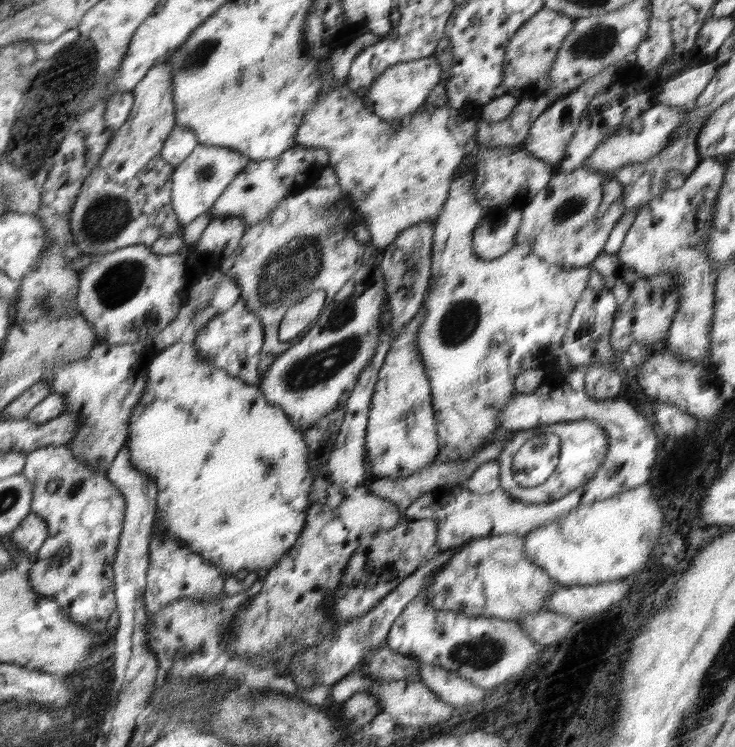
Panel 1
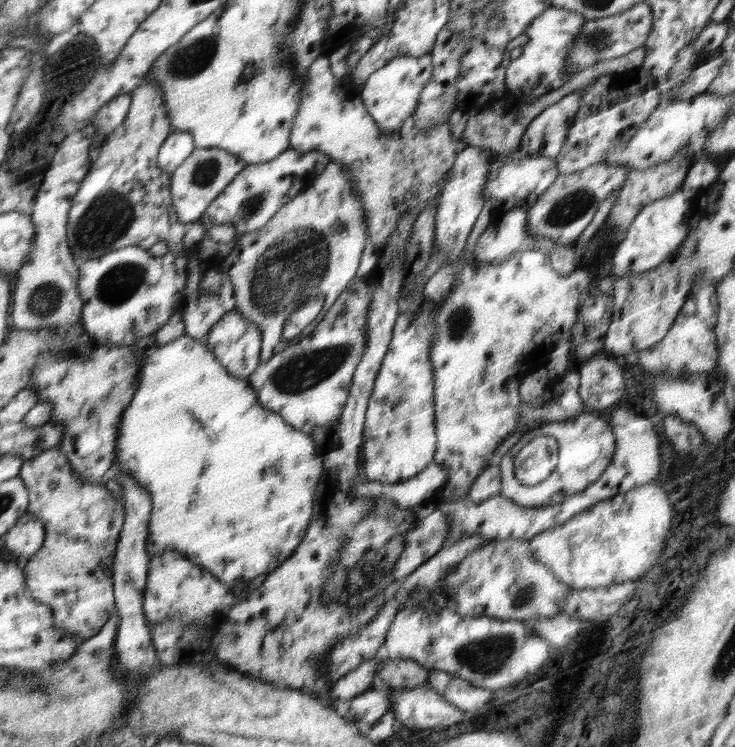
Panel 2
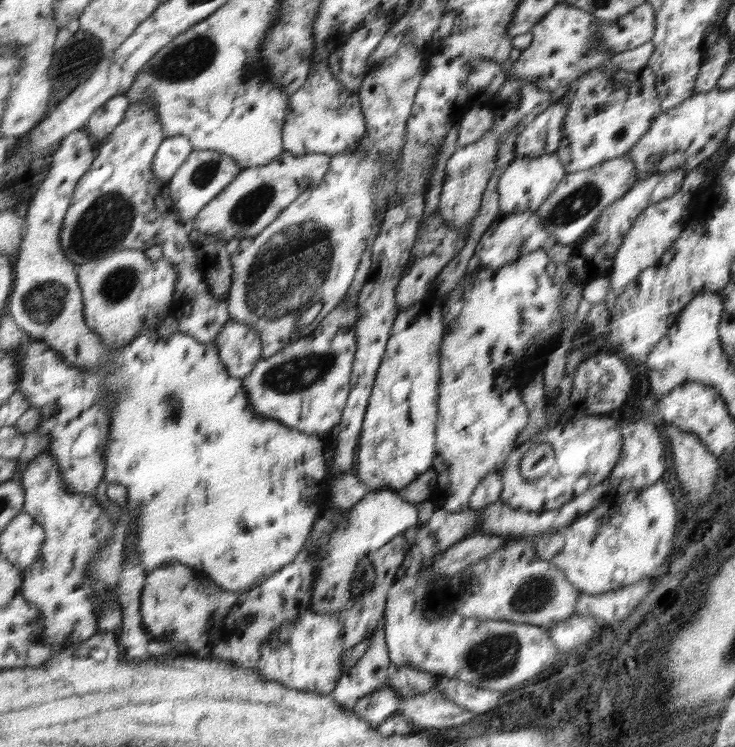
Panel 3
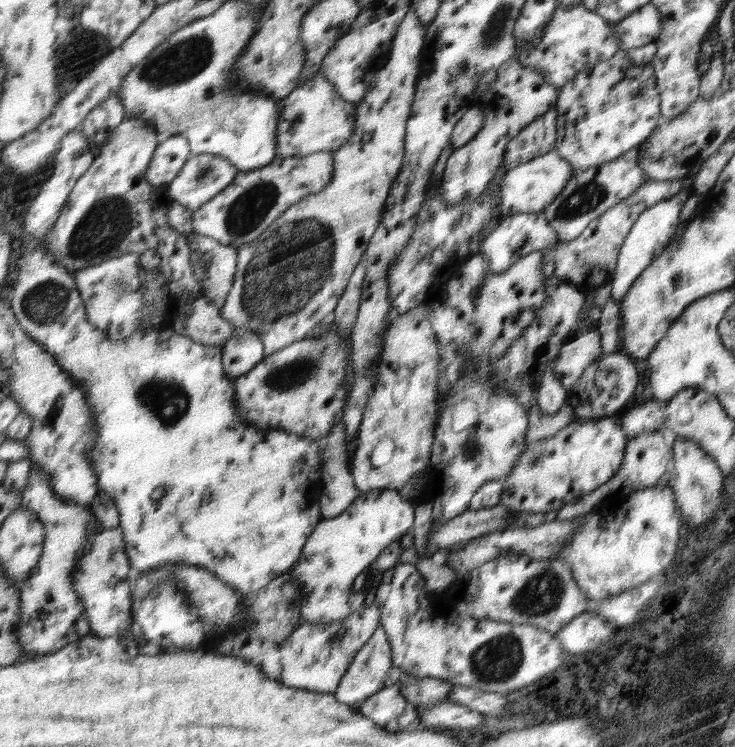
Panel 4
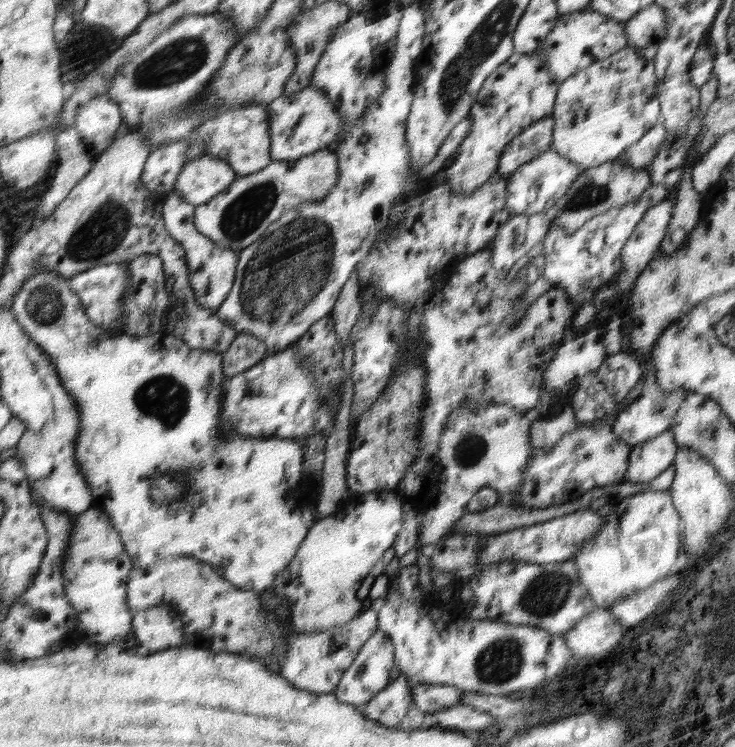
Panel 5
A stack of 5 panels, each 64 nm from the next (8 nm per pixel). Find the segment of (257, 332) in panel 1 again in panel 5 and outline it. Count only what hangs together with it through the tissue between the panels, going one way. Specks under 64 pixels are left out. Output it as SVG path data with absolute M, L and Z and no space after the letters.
M237 333L223 355L223 372L227 376L244 373L266 356L266 342L250 333Z

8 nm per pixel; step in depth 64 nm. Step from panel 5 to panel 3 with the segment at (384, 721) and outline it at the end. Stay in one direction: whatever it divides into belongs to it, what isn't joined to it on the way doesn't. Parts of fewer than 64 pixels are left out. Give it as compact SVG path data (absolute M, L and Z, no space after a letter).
M385 686L383 689L360 697L353 706L352 712L376 728L386 718L395 716L400 707L402 706L400 706L400 697L397 692Z

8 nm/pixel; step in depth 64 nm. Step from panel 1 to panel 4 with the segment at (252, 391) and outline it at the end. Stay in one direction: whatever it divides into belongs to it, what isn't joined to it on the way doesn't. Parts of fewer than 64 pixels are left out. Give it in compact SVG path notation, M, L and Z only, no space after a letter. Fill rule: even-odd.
M81 128L74 130L67 135L62 142L61 149L56 154L56 163L53 171L48 171L48 179L43 184L40 194L30 205L30 210L24 214L25 227L28 234L21 244L21 262L19 262L19 274L16 286L11 290L10 297L12 306L23 324L24 328L38 341L42 343L48 351L52 351L59 358L60 365L72 373L72 377L86 387L88 393L88 405L92 409L92 425L96 427L99 436L94 446L88 450L88 457L92 462L94 473L98 473L98 486L105 491L105 494L114 500L119 512L119 525L126 538L127 554L130 556L131 570L130 579L136 581L142 574L148 574L165 563L186 562L196 568L206 568L208 572L220 578L224 585L227 585L238 595L256 592L267 586L284 571L288 571L296 561L299 560L303 547L307 544L308 538L314 532L316 526L322 520L320 518L319 494L323 485L323 461L321 453L321 441L288 433L282 429L278 430L278 438L264 440L272 430L256 427L254 423L248 423L238 415L238 403L234 394L235 382L223 369L223 353L220 345L204 345L198 343L188 335L178 334L167 326L163 329L146 329L133 332L124 340L108 340L102 330L92 326L92 322L87 322L86 303L82 291L76 281L77 272L71 272L60 260L57 260L54 251L46 247L46 238L54 230L62 212L66 210L71 196L74 194L78 182L83 178L84 173L94 162L94 154L89 146L90 141ZM162 488L164 495L160 499L154 498L157 489Z

